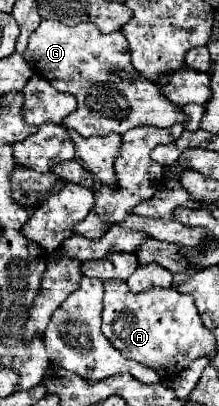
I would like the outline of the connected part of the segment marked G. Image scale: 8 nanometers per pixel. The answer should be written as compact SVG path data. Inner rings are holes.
M46 19L30 35L24 59L34 67L36 73L44 73L56 91L76 97L76 111L70 113L62 123L66 129L74 129L82 137L108 135L108 131L124 135L136 125L170 127L186 121L182 109L164 99L156 85L132 67L128 41L120 31L104 35L92 23L68 27ZM118 73L126 73L130 79L122 79Z

